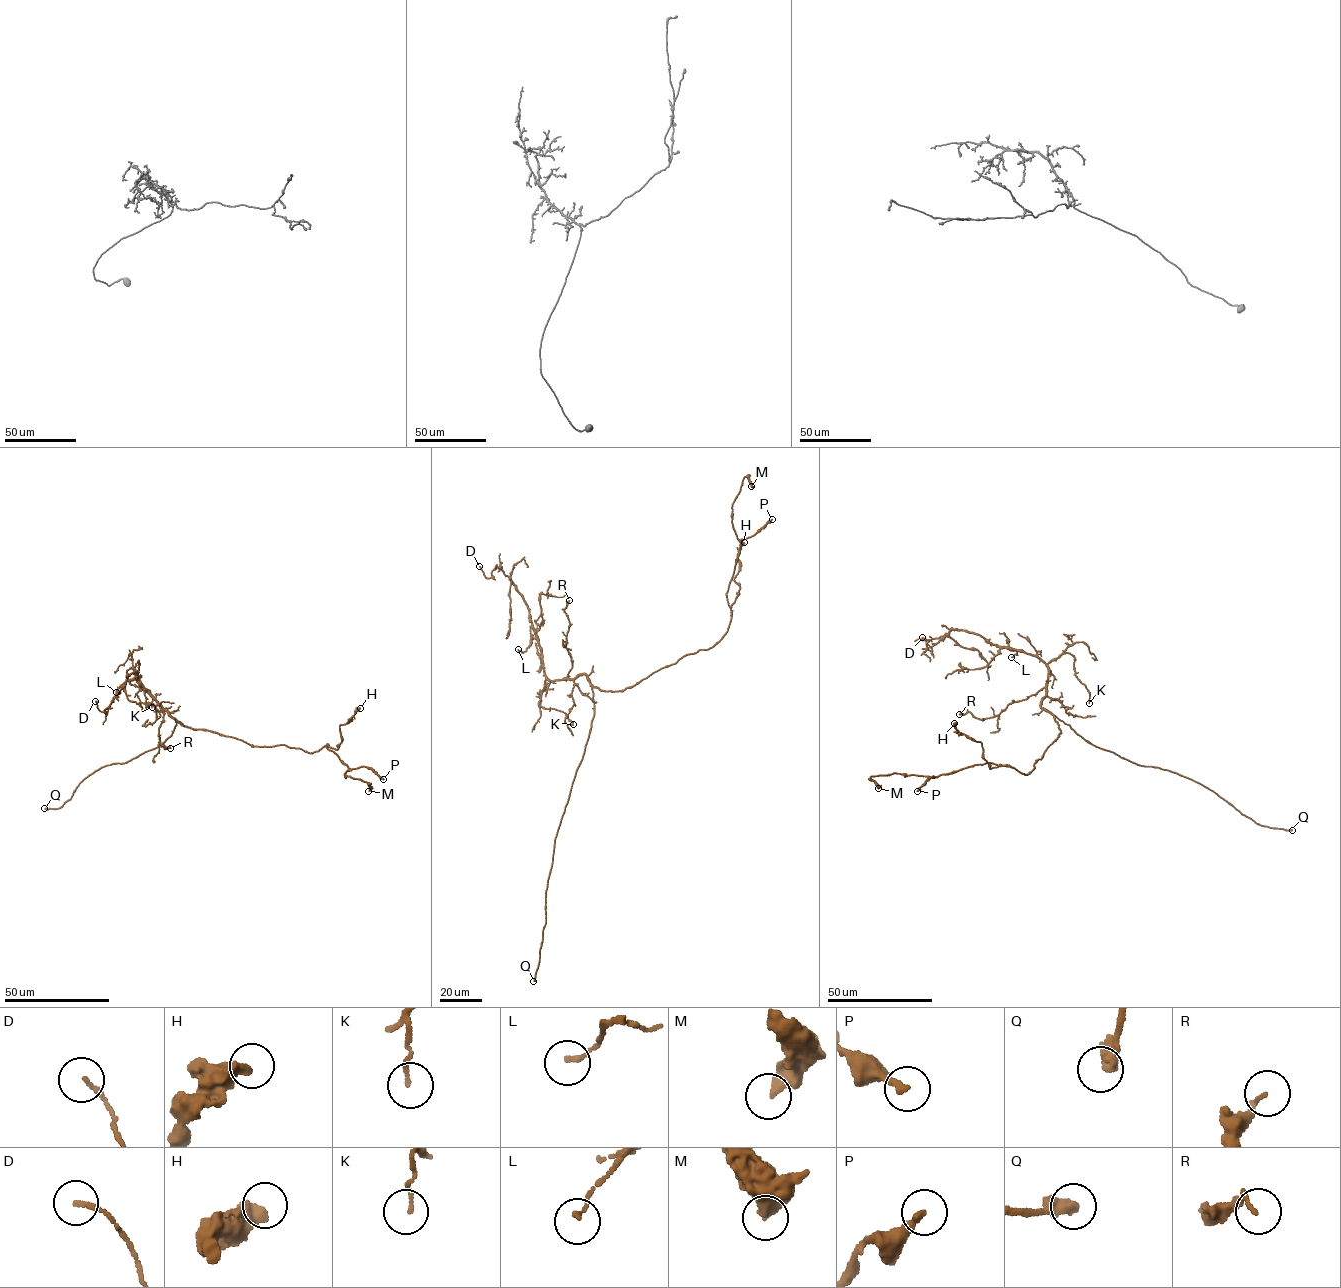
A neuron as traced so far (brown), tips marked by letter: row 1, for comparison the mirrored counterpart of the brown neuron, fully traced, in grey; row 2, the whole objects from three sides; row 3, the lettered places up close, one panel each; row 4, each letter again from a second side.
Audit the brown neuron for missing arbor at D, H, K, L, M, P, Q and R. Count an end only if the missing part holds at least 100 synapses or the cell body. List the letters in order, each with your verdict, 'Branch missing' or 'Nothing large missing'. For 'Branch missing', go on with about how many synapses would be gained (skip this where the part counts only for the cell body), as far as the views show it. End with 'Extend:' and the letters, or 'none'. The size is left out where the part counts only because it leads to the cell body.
D: Nothing large missing
H: Nothing large missing
K: Nothing large missing
L: Nothing large missing
M: Nothing large missing
P: Nothing large missing
Q: Branch missing
R: Nothing large missing
Extend: Q

